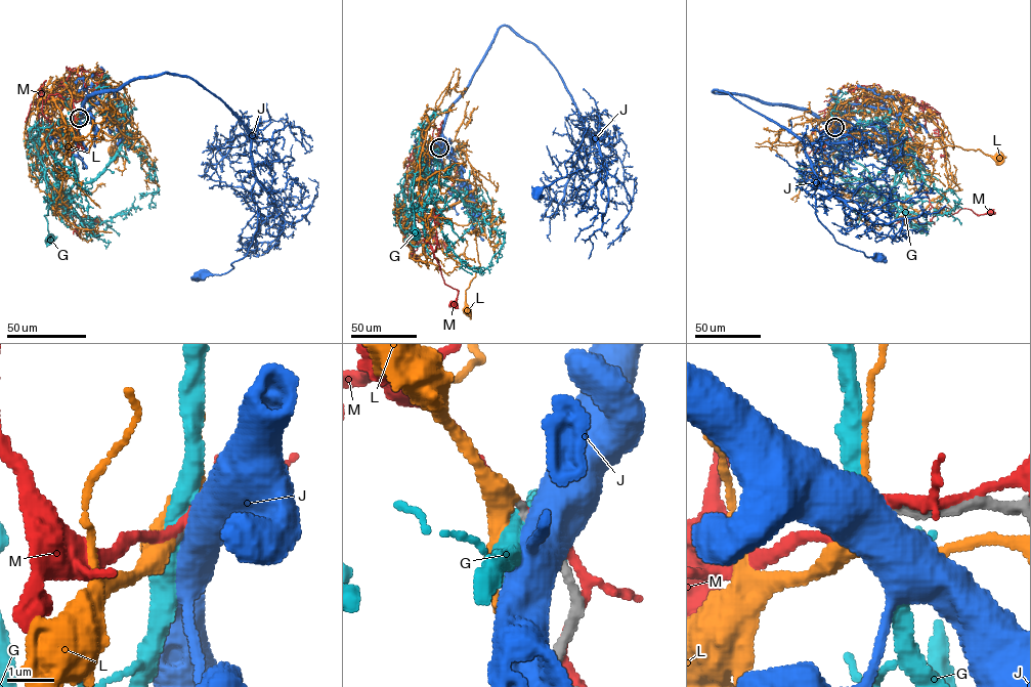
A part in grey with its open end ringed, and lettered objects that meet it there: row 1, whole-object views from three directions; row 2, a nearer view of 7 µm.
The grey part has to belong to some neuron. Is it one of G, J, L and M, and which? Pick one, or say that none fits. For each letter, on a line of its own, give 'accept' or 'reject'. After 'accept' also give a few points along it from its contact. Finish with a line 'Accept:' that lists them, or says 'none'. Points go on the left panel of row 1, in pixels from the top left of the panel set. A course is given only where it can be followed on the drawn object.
G: reject
J: reject
L: accept; course (79, 118), (71, 118), (63, 78), (81, 94), (93, 124), (129, 140), (111, 144), (116, 152)
M: reject
Accept: L

